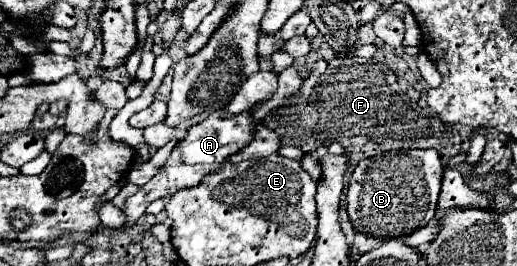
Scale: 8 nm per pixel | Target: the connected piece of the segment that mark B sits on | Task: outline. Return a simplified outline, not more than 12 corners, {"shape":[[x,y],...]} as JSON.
{"shape":[[437,150],[359,162],[347,192],[355,232],[397,238],[429,224]]}

